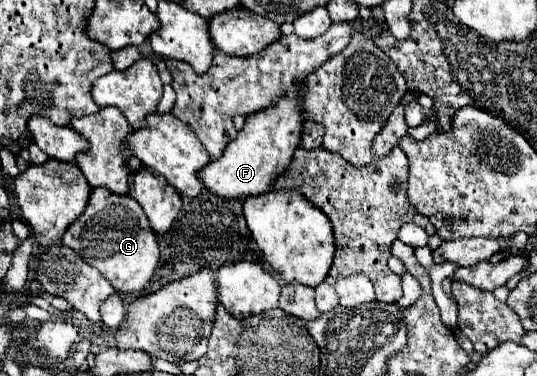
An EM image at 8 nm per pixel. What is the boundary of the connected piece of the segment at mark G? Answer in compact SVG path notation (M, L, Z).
M94 188L90 192L84 214L76 218L74 224L70 224L62 244L70 246L78 256L82 256L86 264L100 270L100 274L116 288L116 292L126 294L146 288L160 258L156 236L140 204L128 194L118 196L102 188Z

